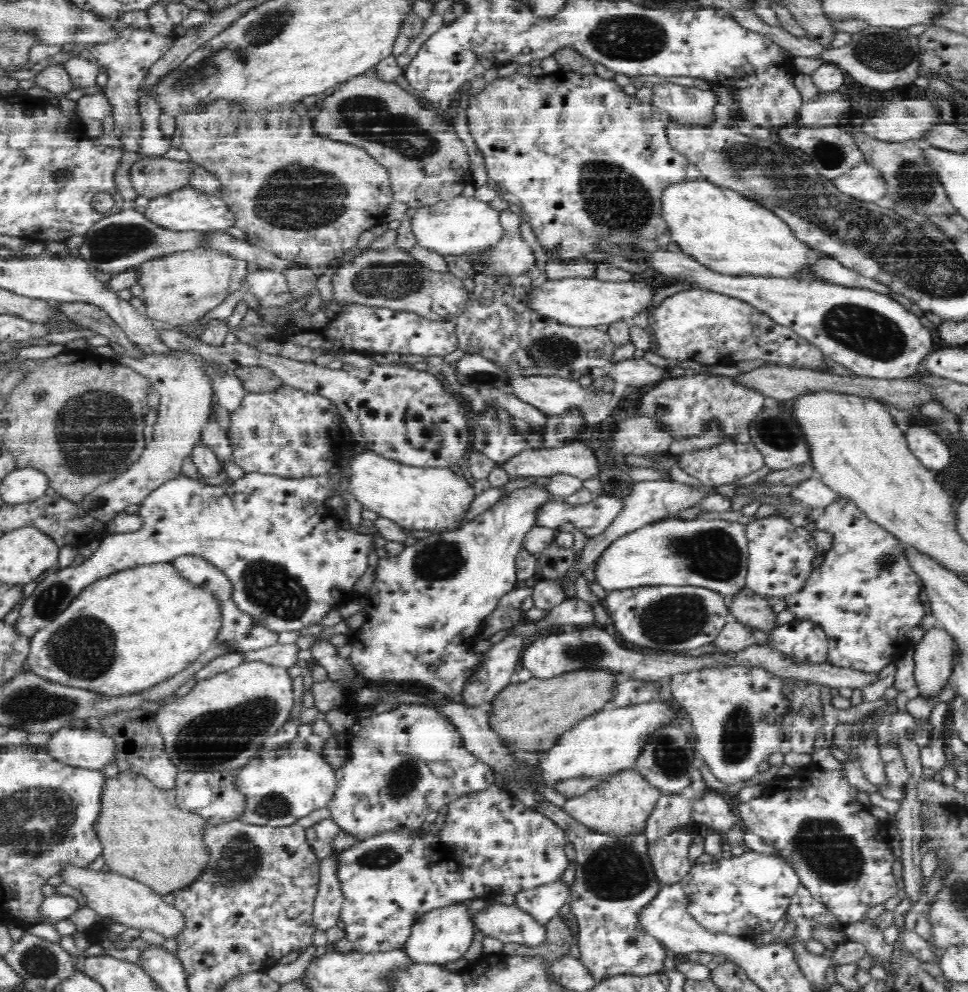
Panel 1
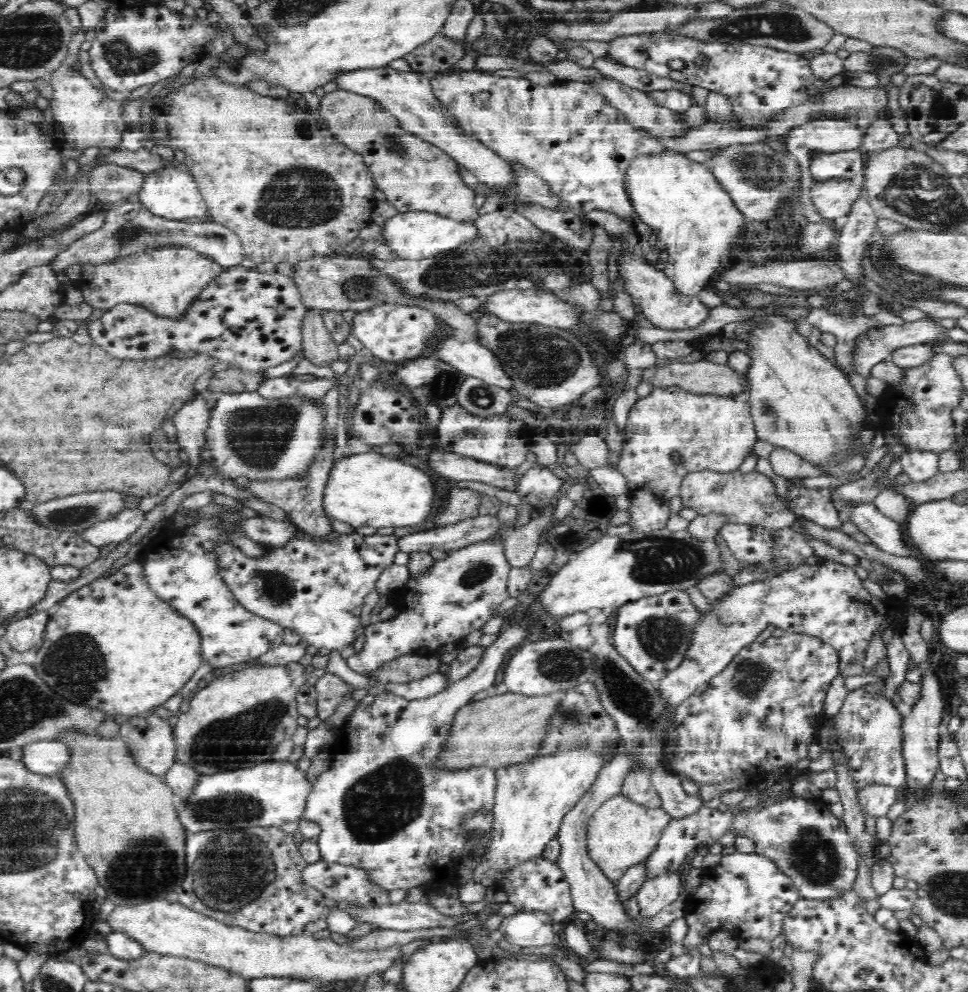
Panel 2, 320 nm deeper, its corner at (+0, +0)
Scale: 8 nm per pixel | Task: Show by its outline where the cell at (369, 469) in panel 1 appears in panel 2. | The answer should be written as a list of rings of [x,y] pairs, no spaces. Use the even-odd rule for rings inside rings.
[[[364,452],[340,459],[333,466],[323,496],[323,507],[327,516],[344,523],[347,522],[356,529],[361,526],[374,528],[412,528],[424,524],[428,516],[434,512],[436,502],[436,480],[434,474],[411,464],[405,458],[388,458],[378,452]]]

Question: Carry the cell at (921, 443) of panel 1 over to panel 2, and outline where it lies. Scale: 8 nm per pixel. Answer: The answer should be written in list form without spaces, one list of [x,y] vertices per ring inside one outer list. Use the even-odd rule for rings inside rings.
[[[909,449],[900,456],[903,472],[912,481],[928,480],[939,471],[939,453],[933,450]]]

